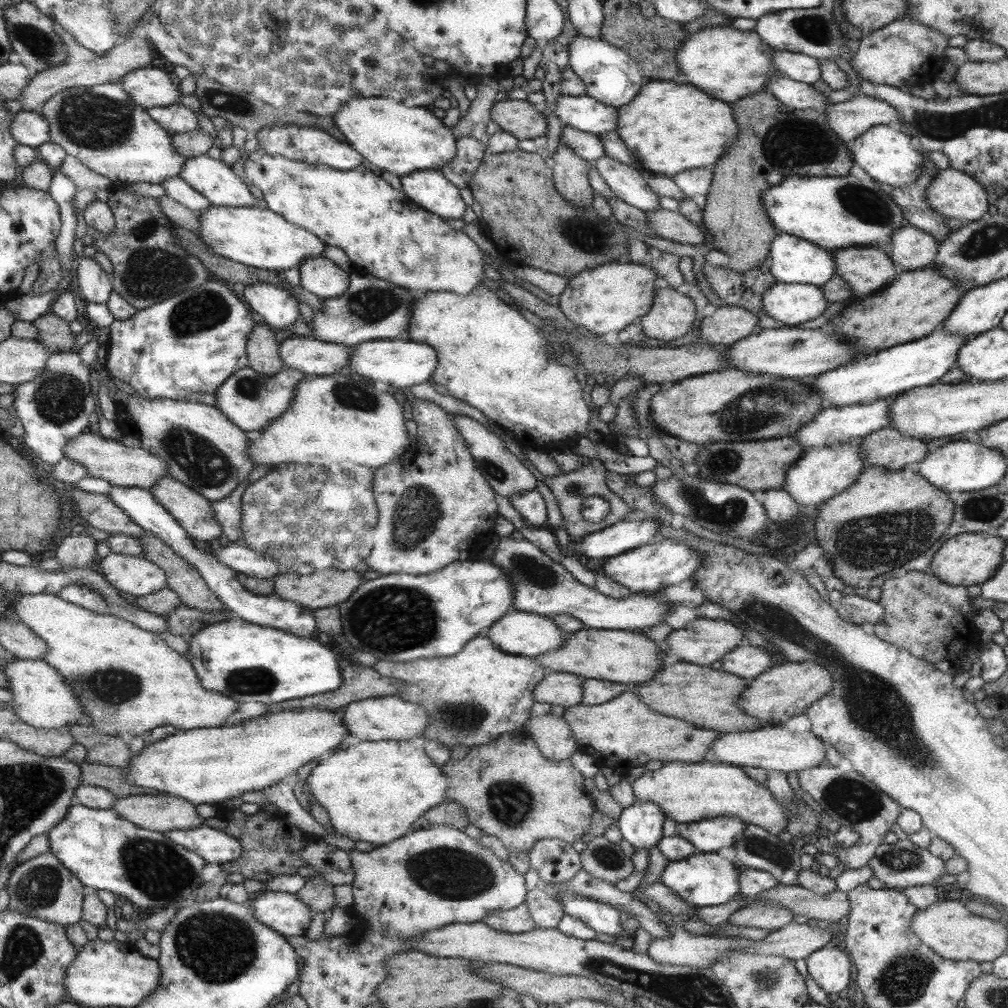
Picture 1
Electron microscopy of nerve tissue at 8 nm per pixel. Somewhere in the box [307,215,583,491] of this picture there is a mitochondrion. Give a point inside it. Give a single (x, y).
(371, 305)

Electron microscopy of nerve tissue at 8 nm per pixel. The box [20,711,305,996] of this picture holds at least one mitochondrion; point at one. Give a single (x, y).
(218, 946)

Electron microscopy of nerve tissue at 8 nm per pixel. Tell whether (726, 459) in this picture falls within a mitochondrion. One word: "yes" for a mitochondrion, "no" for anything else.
yes

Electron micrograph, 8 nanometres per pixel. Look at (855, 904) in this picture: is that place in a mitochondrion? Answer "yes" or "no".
no

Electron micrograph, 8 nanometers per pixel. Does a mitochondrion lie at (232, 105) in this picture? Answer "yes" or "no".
yes

